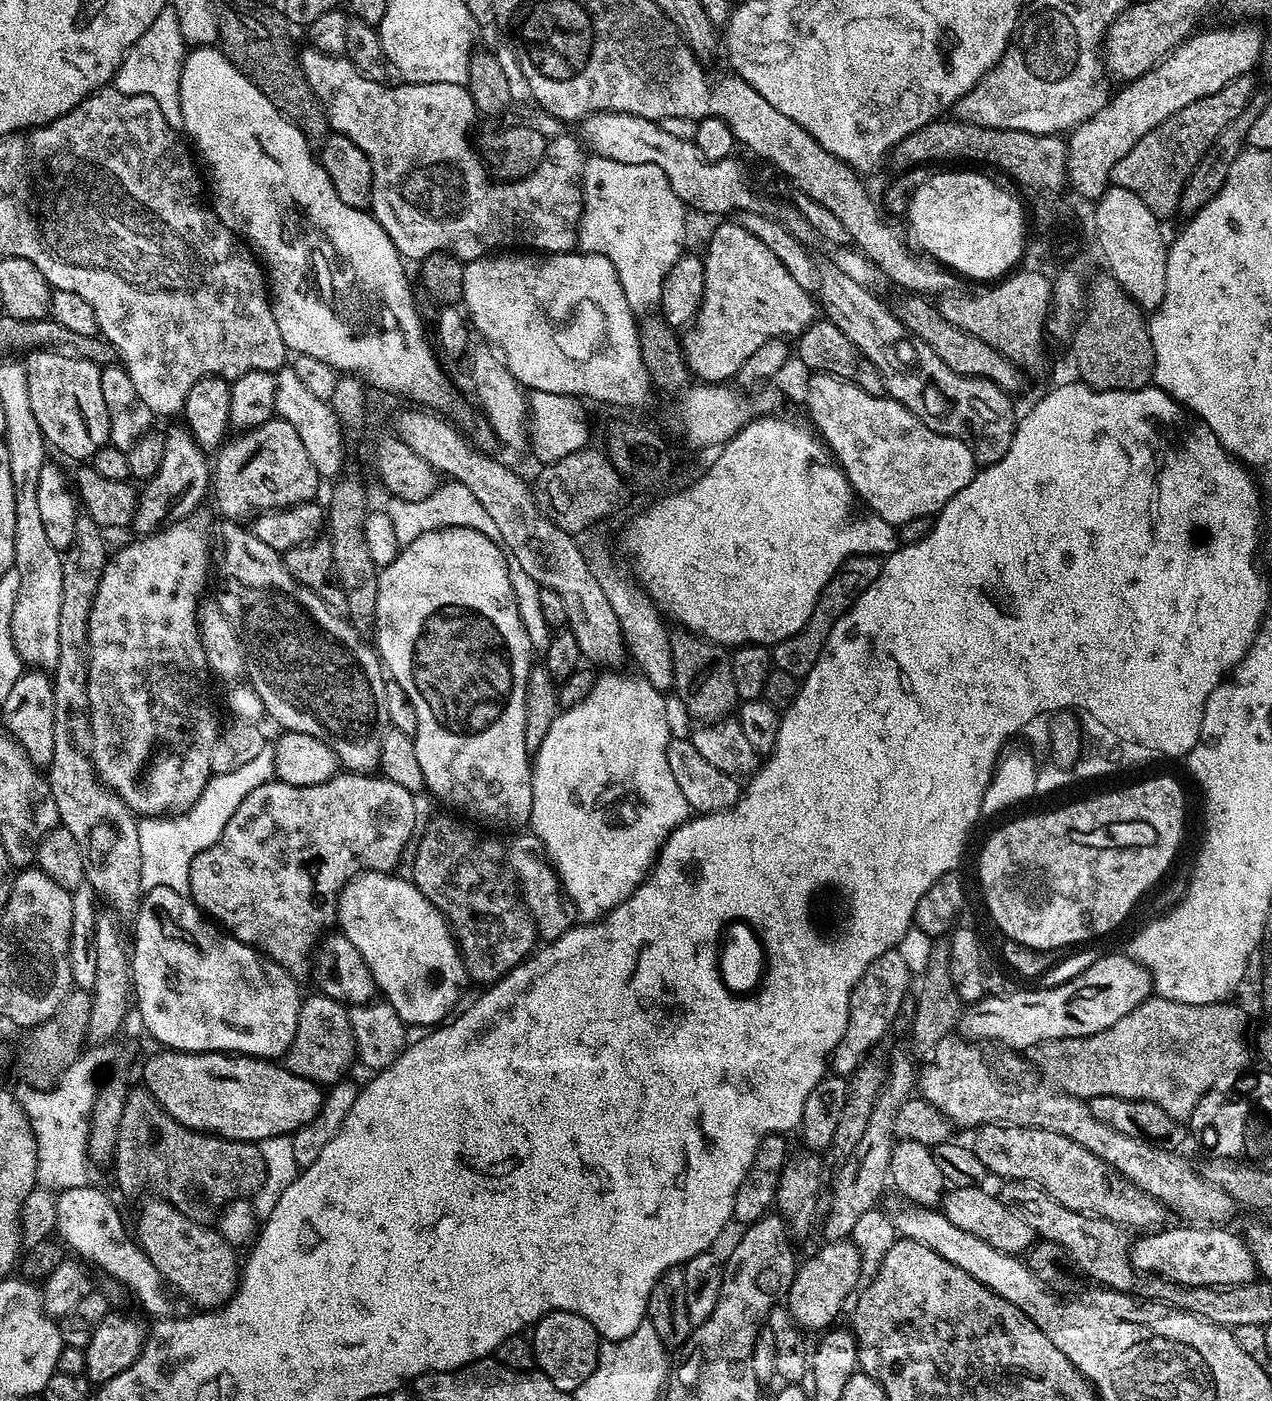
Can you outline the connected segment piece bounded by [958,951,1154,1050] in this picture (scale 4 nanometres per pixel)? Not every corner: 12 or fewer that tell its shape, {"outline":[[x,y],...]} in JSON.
{"outline":[[1120,952],[1057,988],[985,995],[959,1035],[1031,1050],[1114,1026],[1154,992]]}

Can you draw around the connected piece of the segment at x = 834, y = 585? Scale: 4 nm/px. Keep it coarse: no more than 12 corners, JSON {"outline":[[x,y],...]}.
{"outline":[[879,556],[850,557],[806,626],[771,645],[771,667],[798,682],[834,626],[878,578]]}

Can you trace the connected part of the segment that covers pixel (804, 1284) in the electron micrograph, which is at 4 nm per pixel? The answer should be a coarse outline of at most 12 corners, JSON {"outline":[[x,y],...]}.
{"outline":[[851,1239],[797,1267],[787,1310],[816,1333],[837,1323],[862,1280]]}

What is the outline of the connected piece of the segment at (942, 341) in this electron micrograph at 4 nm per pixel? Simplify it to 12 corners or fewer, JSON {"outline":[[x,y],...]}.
{"outline":[[908,294],[898,322],[954,374],[1016,394],[1021,369],[982,338],[946,322],[931,299]]}

